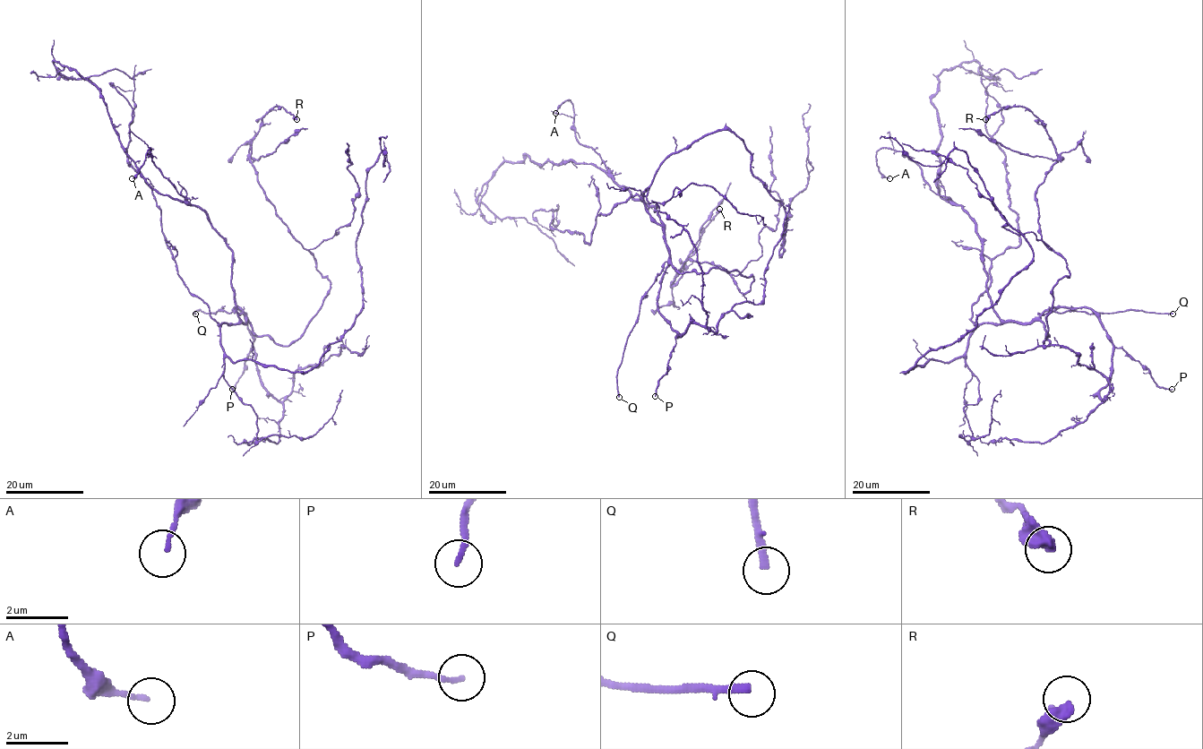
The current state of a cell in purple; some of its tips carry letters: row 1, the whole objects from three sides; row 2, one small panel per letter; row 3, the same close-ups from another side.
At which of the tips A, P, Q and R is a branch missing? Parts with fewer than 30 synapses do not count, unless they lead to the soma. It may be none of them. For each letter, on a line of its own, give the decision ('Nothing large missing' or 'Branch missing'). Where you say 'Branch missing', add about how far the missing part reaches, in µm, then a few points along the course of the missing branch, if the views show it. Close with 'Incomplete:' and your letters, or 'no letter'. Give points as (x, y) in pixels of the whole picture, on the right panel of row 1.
A: Nothing large missing
P: Nothing large missing
Q: Branch missing. Missing length about 80 µm
R: Nothing large missing
Incomplete: Q

